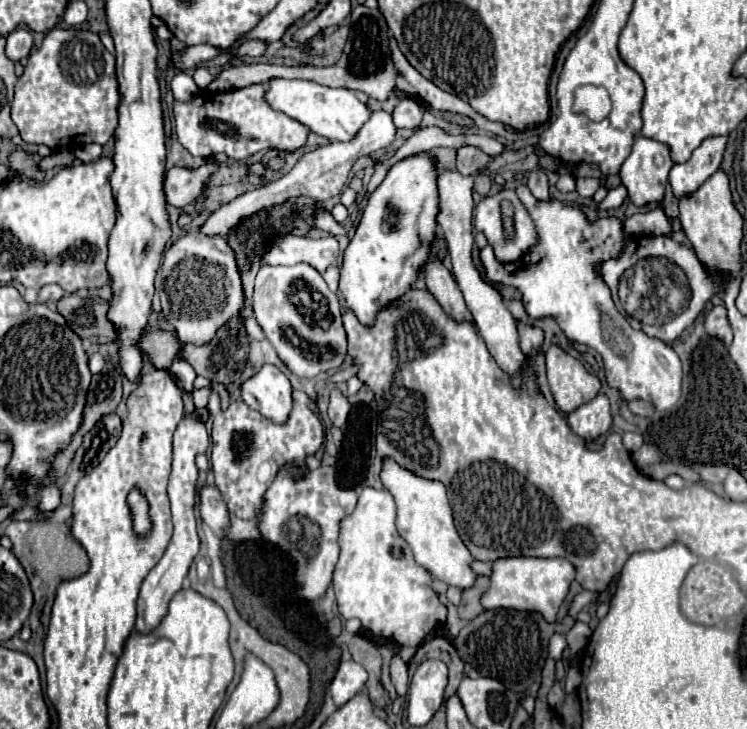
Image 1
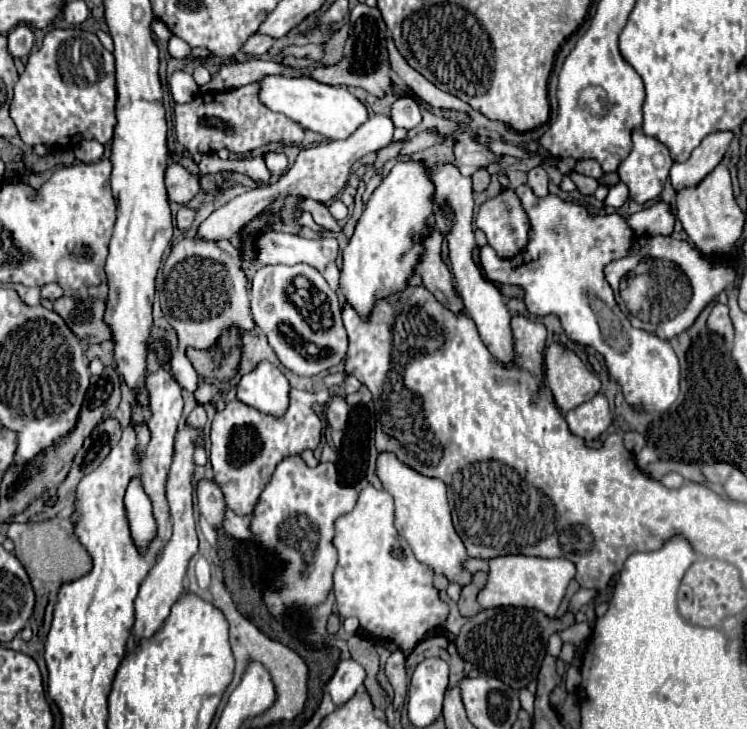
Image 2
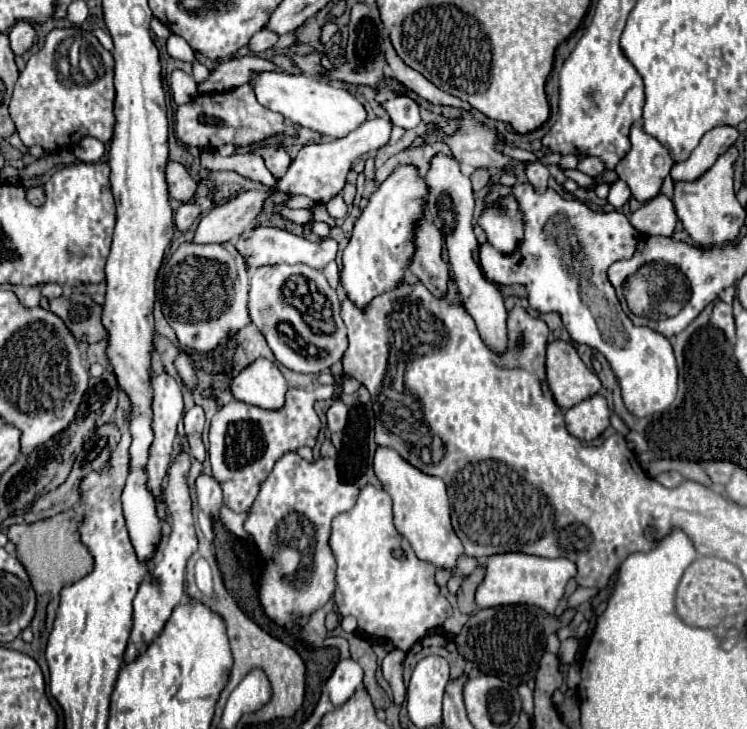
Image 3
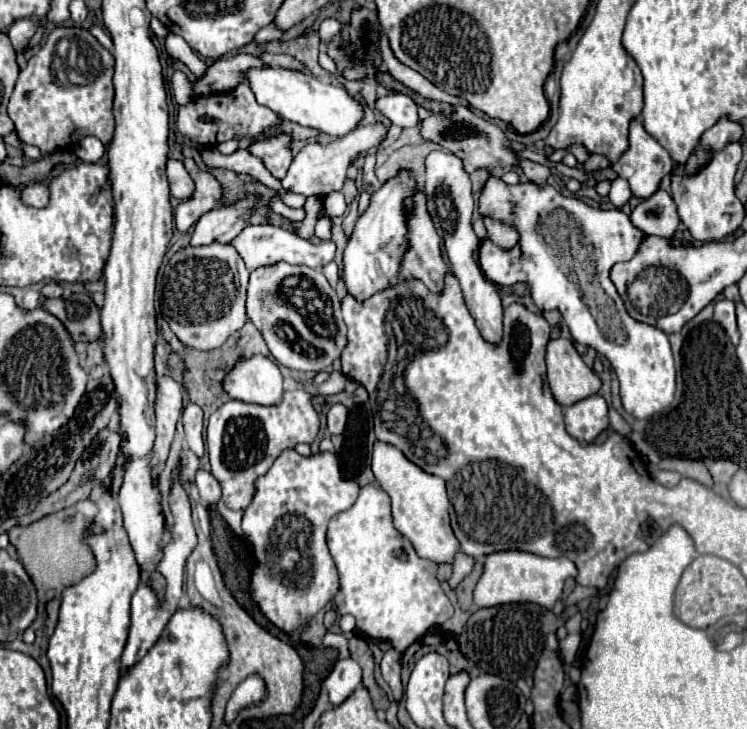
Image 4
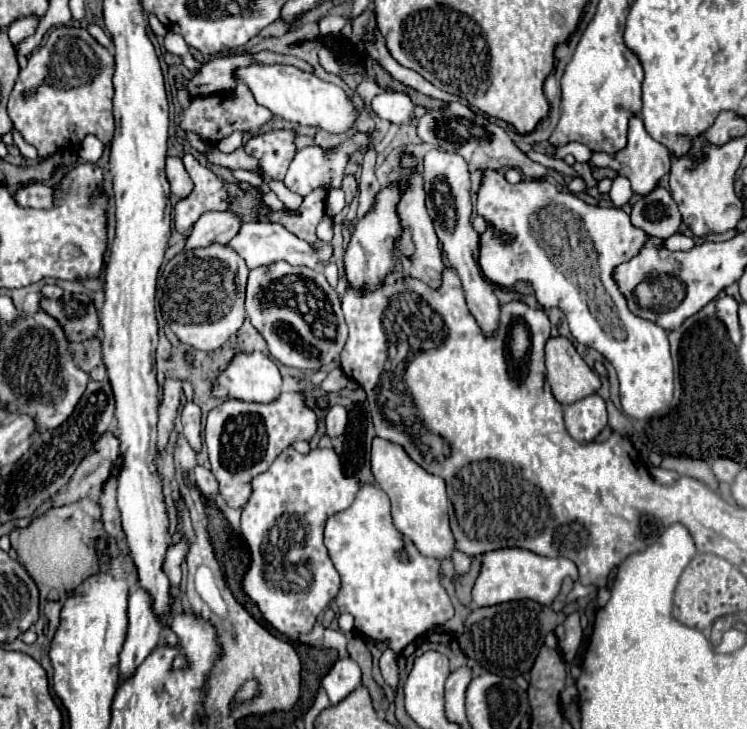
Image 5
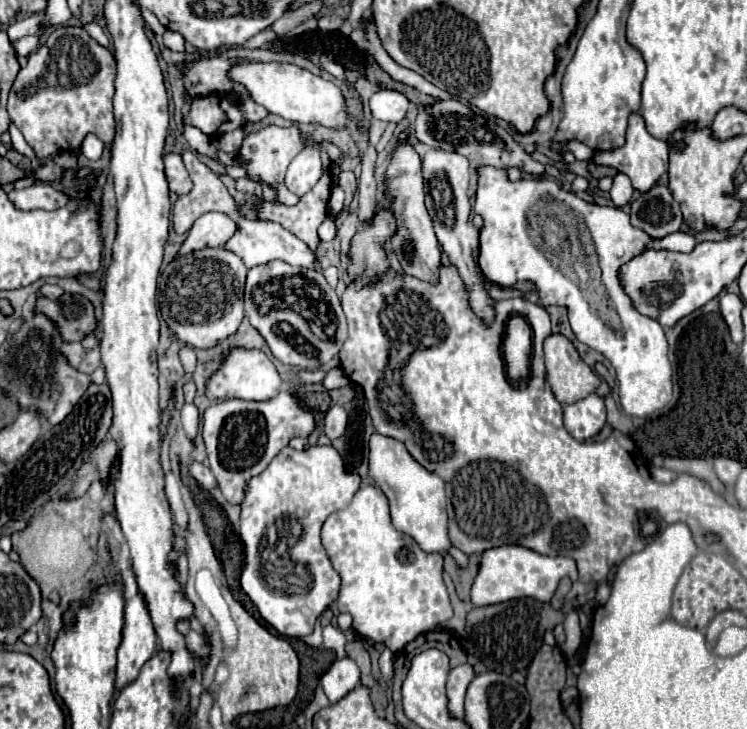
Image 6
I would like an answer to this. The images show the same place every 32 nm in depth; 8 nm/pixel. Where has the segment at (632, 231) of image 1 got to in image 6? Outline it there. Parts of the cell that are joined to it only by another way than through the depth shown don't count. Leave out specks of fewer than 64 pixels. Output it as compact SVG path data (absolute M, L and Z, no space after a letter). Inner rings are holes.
M654 186L632 202L632 226L644 230L652 238L664 238L680 230L682 212L666 186Z

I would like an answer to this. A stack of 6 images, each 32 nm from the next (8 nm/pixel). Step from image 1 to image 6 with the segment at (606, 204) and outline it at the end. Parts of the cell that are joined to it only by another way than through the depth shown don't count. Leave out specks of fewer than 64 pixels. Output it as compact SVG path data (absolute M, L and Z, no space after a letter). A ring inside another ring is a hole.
M618 174L618 176L614 178L612 188L610 188L610 198L612 198L614 206L624 206L624 204L628 204L630 198L632 198L632 194L634 194L634 190L632 190L632 184L630 184L628 176Z

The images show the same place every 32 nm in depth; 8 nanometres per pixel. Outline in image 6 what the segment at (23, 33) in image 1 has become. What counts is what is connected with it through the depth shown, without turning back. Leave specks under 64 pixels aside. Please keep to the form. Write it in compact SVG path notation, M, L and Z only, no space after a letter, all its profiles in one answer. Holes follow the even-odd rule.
M32 14L30 18L20 18L16 20L14 24L8 26L8 36L12 42L28 36L28 34L36 34L38 28L40 28L40 22L42 22L44 14Z

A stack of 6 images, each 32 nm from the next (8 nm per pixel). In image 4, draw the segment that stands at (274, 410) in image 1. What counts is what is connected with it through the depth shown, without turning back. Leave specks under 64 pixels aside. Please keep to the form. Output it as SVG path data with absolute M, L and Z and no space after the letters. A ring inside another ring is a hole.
M258 354L238 362L224 378L224 390L234 400L272 406L280 404L284 392L282 374L270 358Z

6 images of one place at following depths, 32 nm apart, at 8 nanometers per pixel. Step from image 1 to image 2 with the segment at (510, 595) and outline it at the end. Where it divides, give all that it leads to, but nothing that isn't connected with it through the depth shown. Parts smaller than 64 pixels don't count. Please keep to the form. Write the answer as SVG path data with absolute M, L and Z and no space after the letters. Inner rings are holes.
M500 556L490 560L490 574L488 584L480 592L478 602L482 608L500 608L500 606L514 606L514 608L536 608L544 612L548 618L556 616L556 610L566 594L568 582L574 578L576 568L570 560L564 558L534 558L534 556Z

